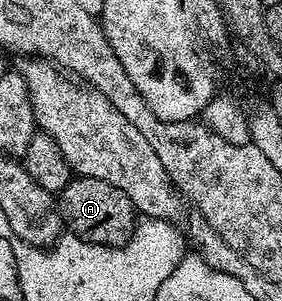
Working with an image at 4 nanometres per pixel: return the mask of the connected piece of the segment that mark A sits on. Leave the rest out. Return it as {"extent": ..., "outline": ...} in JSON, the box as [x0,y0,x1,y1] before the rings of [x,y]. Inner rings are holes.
{"extent":[58,177,136,246],"outline":[[[73,177],[72,181],[66,184],[66,188],[60,191],[58,205],[63,225],[87,242],[99,246],[124,246],[136,231],[136,205],[128,199],[126,192],[114,188],[114,184],[106,180]]]}

